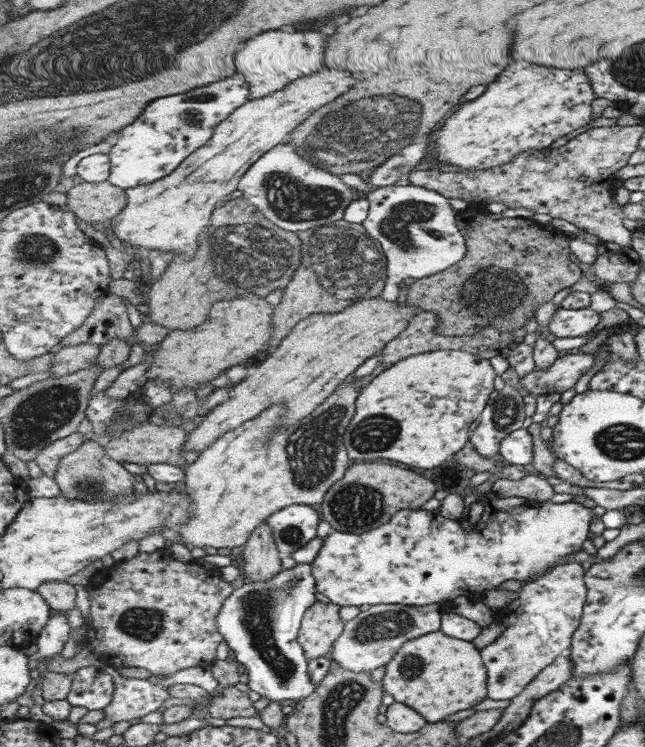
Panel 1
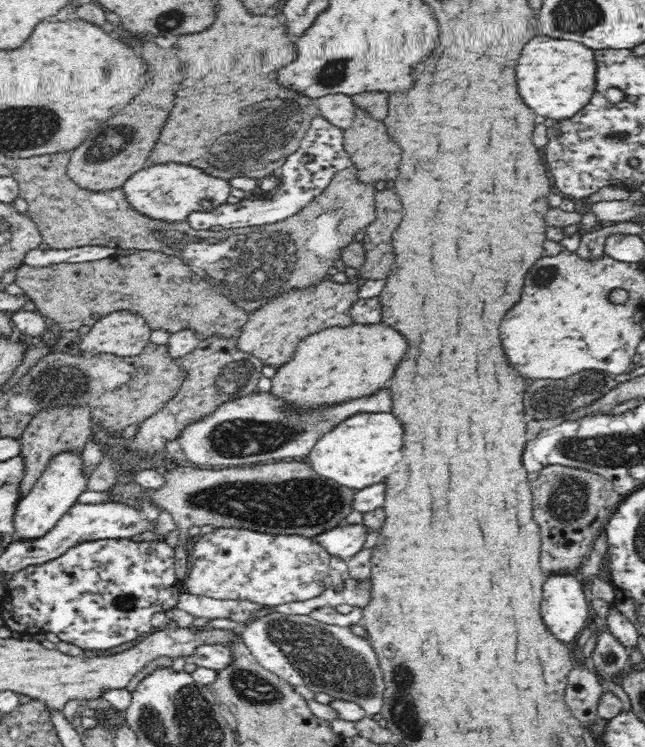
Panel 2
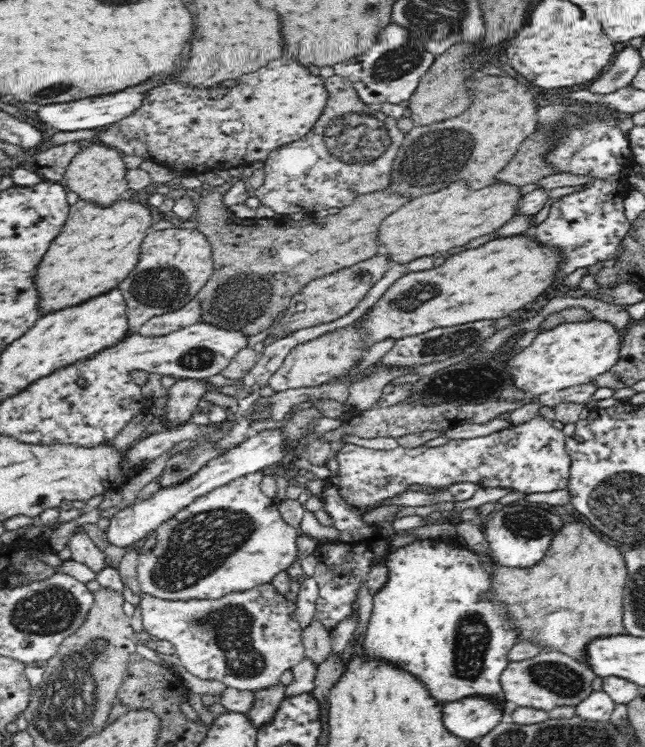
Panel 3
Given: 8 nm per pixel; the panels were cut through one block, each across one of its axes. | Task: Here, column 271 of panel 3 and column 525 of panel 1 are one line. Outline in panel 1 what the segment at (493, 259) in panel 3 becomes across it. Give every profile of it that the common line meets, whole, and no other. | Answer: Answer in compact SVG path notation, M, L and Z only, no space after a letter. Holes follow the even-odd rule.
M595 351L592 353L567 353L559 357L549 368L536 367L529 376L520 380L521 386L531 394L563 394L581 380L595 366Z

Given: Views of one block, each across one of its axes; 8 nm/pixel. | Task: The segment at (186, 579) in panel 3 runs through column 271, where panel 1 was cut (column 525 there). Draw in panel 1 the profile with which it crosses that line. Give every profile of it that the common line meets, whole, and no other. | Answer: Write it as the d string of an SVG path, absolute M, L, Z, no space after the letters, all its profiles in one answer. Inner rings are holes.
M493 491L478 494L478 497L483 511L472 525L471 534L467 534L463 524L445 516L437 516L435 524L435 510L423 509L400 510L387 524L363 534L332 530L312 562L318 592L340 607L363 604L371 607L379 604L421 607L455 603L459 596L479 599L485 590L500 588L508 580L520 580L523 583L539 572L544 575L549 568L556 567L557 562L583 550L583 542L591 536L591 520L596 517L592 508L586 508L579 502L532 501L522 496L503 497Z

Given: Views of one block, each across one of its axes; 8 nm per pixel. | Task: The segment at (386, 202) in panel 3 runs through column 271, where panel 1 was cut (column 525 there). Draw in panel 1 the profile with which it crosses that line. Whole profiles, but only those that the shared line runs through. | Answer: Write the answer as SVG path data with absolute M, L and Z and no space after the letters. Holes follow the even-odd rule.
M472 207L466 208L462 213L459 213L457 228L463 232L468 244L469 252L466 255L466 258L461 262L457 263L455 267L448 268L447 271L439 272L439 274L425 277L424 279L416 279L408 287L408 294L406 296L406 302L409 306L417 306L420 309L420 312L436 312L436 316L439 320L439 329L440 333L444 333L445 336L465 336L477 334L479 331L483 331L488 327L494 327L499 332L513 332L520 329L523 329L524 326L527 326L529 318L534 318L535 311L541 304L545 304L547 301L553 300L557 292L565 290L573 286L575 282L581 280L583 276L583 270L571 260L572 250L570 249L570 242L568 234L563 231L557 231L553 228L553 225L544 227L538 226L535 220L523 219L523 218L501 218L497 216L497 220L487 219L487 216L483 216L481 207Z

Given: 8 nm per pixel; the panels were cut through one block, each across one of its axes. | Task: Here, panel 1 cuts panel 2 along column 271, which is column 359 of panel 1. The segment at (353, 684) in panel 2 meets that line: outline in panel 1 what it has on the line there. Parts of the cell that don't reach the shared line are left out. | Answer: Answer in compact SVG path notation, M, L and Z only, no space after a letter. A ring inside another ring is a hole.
M441 603L421 607L408 604L375 605L345 623L344 634L337 639L330 655L339 668L371 673L376 668L389 665L406 642L428 635L429 632L441 631L445 617Z

